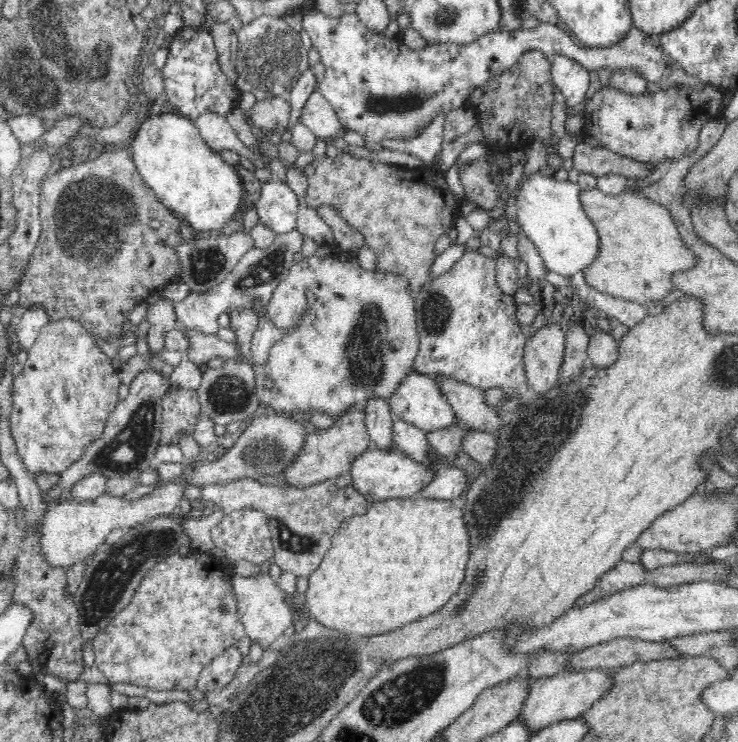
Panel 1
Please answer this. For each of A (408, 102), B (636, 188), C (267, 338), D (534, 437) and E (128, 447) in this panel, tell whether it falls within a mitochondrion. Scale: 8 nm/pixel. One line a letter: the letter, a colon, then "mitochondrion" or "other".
A: mitochondrion
B: other
C: other
D: mitochondrion
E: mitochondrion

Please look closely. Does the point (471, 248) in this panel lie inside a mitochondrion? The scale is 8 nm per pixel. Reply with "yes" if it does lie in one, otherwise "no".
no

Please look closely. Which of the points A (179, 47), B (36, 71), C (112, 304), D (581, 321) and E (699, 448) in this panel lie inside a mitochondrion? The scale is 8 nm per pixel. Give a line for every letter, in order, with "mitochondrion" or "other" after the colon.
A: other
B: mitochondrion
C: other
D: other
E: other

